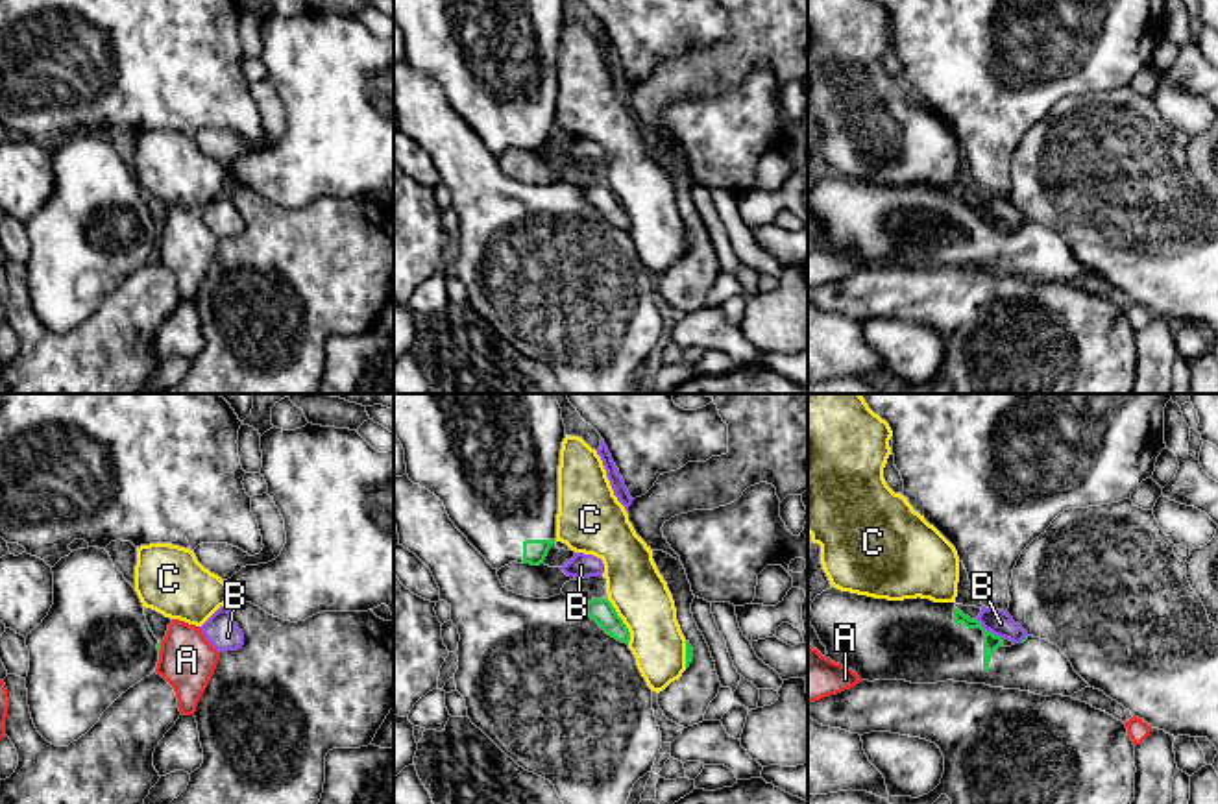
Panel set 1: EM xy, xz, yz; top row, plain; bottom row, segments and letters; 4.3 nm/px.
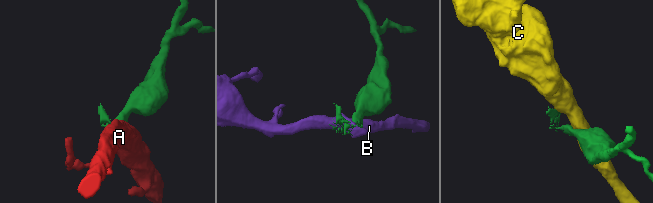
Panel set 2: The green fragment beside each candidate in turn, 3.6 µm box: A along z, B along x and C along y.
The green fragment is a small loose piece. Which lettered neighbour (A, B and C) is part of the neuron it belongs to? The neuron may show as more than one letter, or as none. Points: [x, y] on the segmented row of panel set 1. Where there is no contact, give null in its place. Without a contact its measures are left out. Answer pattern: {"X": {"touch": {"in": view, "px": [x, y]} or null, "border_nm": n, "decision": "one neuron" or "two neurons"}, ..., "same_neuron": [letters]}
{"A": {"touch": {"in": "xy", "px": [159, 647]}, "border_nm": 50, "decision": "two neurons"}, "B": {"touch": {"in": "yz", "px": [987, 631]}, "border_nm": 140, "decision": "two neurons"}, "C": {"touch": {"in": "xz", "px": [621, 621]}, "border_nm": 220, "decision": "two neurons"}, "same_neuron": []}

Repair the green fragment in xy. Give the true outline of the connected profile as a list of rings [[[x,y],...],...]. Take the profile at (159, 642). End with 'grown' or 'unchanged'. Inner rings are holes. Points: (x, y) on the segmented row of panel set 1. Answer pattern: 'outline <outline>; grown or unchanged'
outline [[[105,549],[72,551],[52,573],[54,604],[43,623],[26,636],[30,671],[24,680],[37,732],[55,747],[68,747],[85,736],[122,693],[155,671],[161,641],[150,630],[135,588]]]; grown

